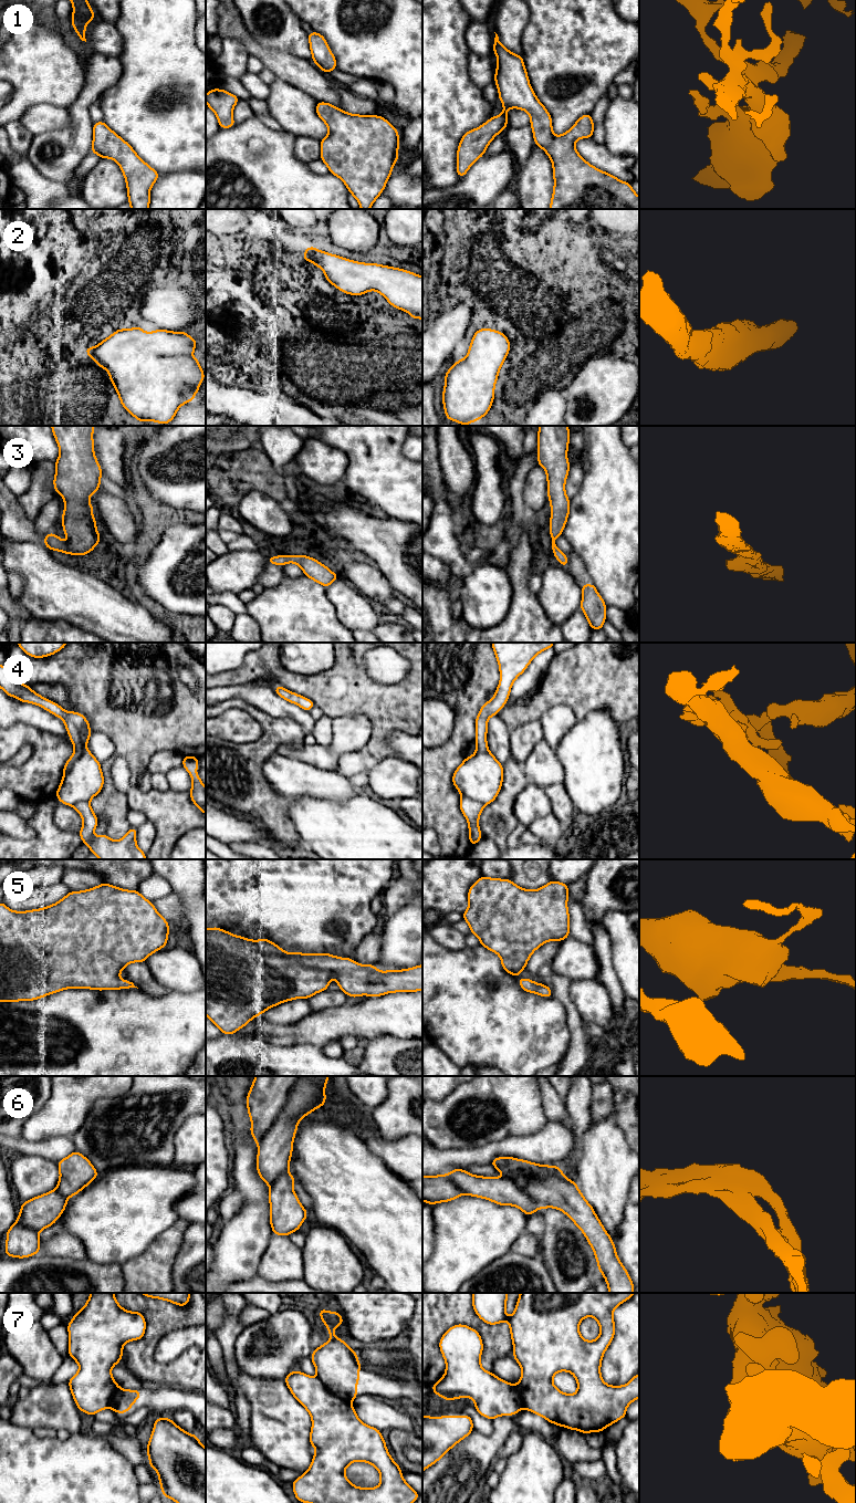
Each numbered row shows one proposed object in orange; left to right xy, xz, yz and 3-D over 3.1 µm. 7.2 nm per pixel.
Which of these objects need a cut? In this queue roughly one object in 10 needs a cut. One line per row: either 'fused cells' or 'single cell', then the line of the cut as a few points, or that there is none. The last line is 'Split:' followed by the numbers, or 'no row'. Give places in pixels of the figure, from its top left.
1: single cell; cut none
2: single cell; cut none
3: single cell; cut none
4: single cell; cut none
5: single cell; cut none
6: single cell; cut none
7: single cell; cut none
Split: no row

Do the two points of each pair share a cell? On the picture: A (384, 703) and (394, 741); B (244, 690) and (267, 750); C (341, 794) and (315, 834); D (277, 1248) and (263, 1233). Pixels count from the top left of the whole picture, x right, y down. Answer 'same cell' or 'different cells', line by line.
A: different cells
B: different cells
C: different cells
D: different cells

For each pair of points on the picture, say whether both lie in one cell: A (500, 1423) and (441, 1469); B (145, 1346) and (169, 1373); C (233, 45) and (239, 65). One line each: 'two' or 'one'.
A: one
B: one
C: one

